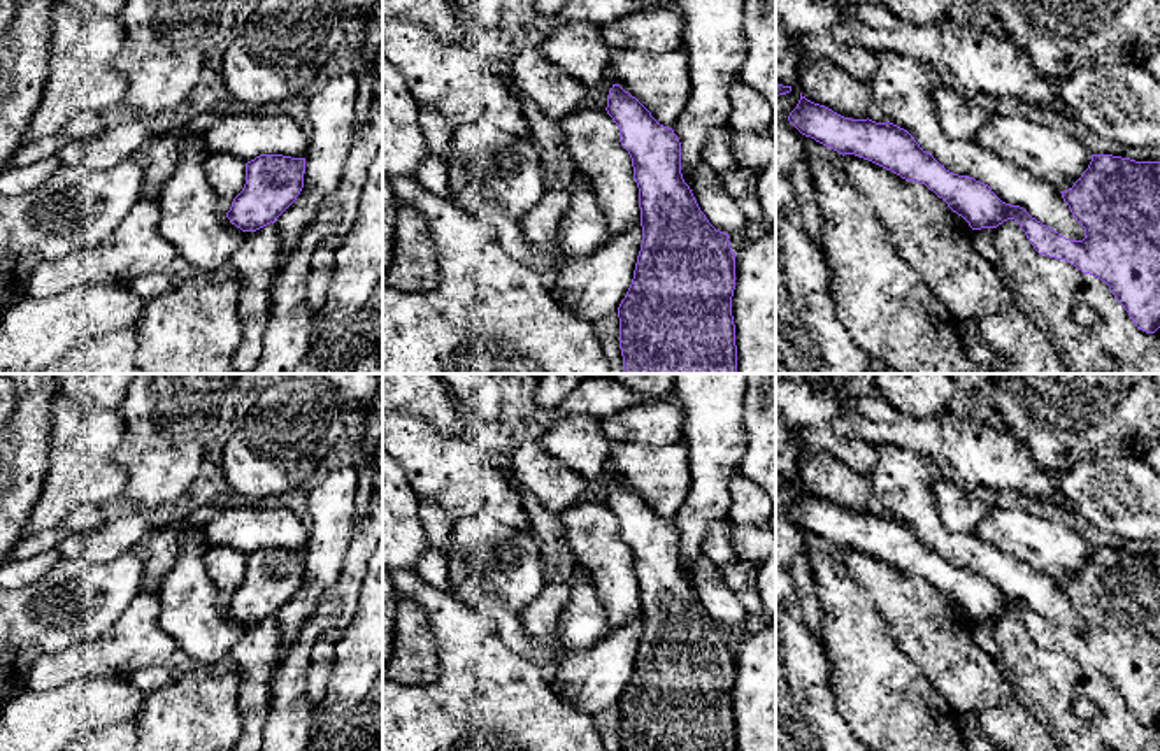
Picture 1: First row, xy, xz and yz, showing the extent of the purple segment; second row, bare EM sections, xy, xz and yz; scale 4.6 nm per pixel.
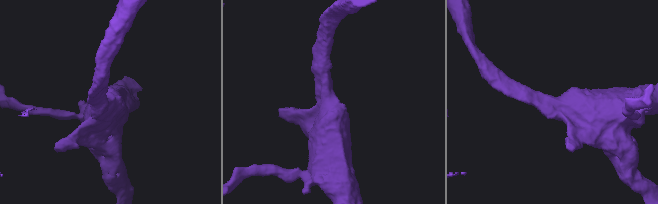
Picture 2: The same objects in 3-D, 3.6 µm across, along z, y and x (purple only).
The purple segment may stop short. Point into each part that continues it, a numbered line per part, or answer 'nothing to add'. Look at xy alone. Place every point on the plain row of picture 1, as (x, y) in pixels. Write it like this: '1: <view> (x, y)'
nothing to add

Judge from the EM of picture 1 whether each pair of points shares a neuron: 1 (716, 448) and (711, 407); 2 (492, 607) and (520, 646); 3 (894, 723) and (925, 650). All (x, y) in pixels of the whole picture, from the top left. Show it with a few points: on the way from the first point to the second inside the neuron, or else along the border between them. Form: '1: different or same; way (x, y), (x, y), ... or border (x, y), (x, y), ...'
1: same; way (715, 437), (713, 418)
2: same; way (501, 616), (515, 637)
3: different; border (892, 634), (904, 653), (945, 697)

